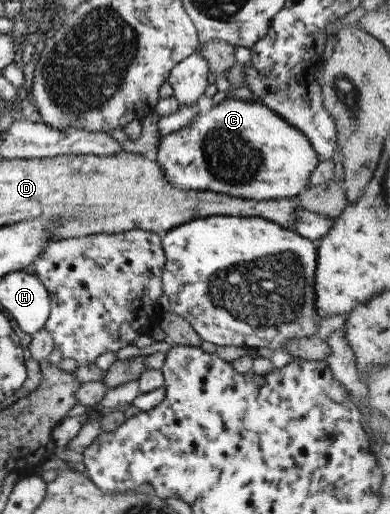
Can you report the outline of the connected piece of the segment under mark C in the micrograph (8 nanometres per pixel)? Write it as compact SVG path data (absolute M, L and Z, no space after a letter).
M226 97L220 104L212 106L208 113L199 113L186 128L162 137L157 163L162 167L164 177L178 189L194 187L261 201L294 198L303 190L309 190L306 183L320 162L308 137L286 123L275 111L260 101Z

